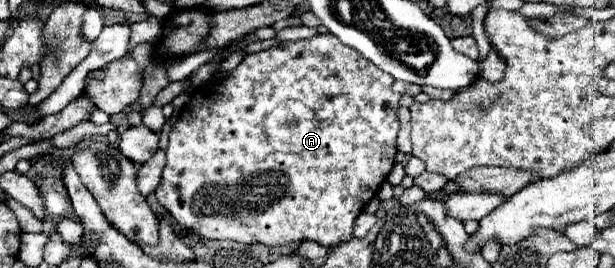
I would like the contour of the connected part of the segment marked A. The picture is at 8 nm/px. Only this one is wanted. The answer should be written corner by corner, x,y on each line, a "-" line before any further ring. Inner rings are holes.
316,35
312,39
300,39
294,43
286,43
282,47
272,47
254,55
246,55
246,59
230,73
228,79
218,81
212,79
210,83
198,87
188,105
182,109
180,121
170,131
170,145
166,149
168,163
162,171
162,181
156,189
156,199
162,207
168,209
168,213
184,227
192,229
194,233
206,237
206,239
232,239
238,243
264,243
270,247
278,245
290,245
294,241
320,241
322,245
334,245
340,241
352,239
352,227
356,217
364,211
364,205
378,195
378,189
382,181
388,177
394,155
396,155
396,133
400,127
400,121
396,117
396,107
400,101
400,95
392,91
394,79
388,77
382,69
376,69
376,65
364,61
356,49
342,45
338,37

